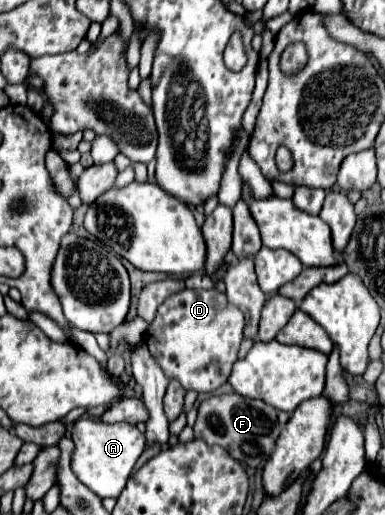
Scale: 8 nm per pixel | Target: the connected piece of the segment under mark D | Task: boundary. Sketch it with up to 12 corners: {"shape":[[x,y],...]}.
{"shape":[[216,288],[182,290],[146,330],[186,390],[228,380],[244,316]]}

